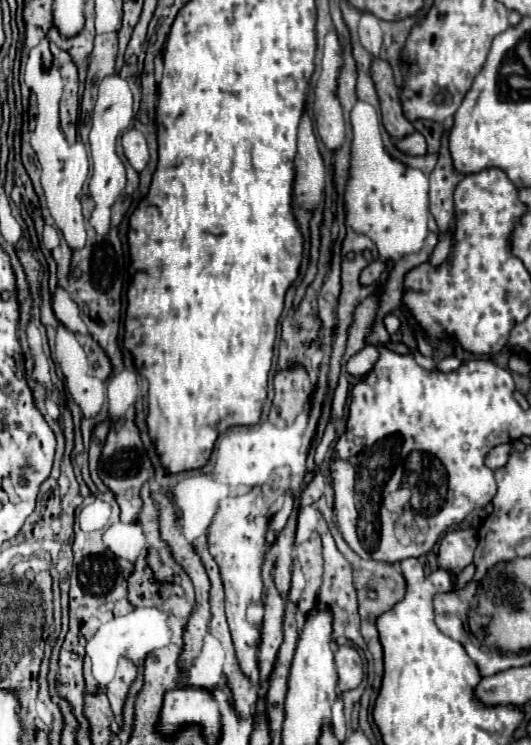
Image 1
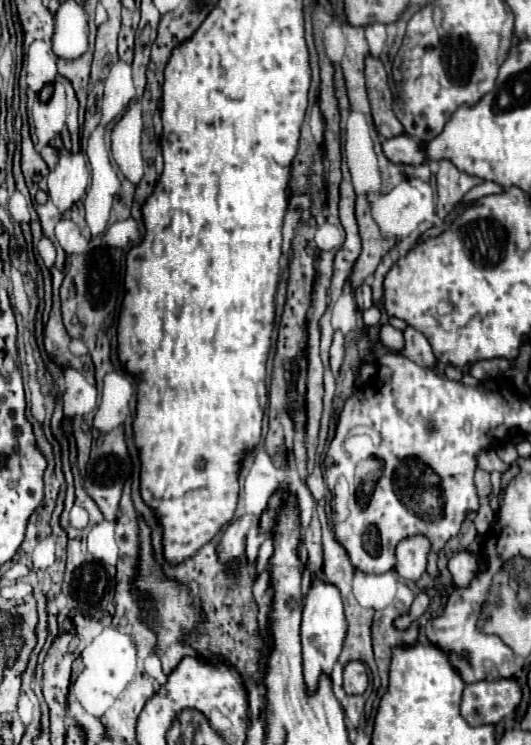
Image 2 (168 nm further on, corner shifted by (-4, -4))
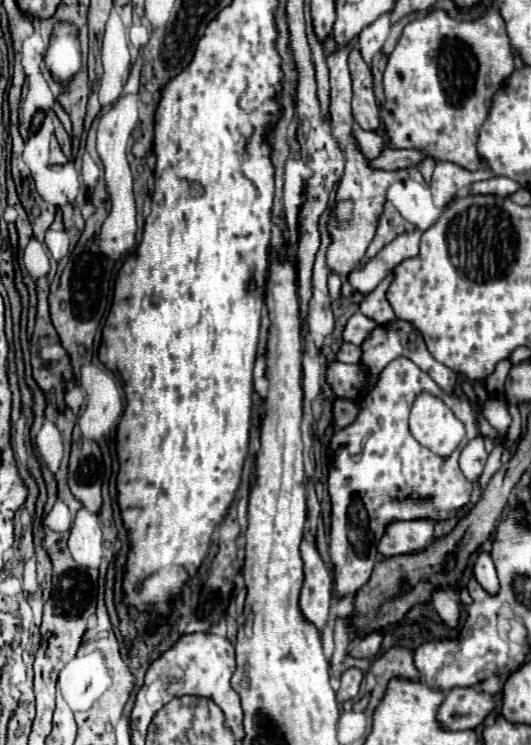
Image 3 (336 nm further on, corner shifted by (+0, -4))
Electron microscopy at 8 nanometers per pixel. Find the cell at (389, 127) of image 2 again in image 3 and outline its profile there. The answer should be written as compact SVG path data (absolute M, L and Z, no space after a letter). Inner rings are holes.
M354 48L348 58L354 98L352 98L352 112L354 120L360 124L362 130L378 130L380 128L380 106L374 96L372 72L370 66L362 60L362 54Z

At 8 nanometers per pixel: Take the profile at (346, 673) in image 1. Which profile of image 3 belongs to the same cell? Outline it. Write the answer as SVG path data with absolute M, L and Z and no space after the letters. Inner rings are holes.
M348 668L348 670L340 676L342 686L340 686L340 690L336 692L338 702L346 702L346 700L354 698L354 696L358 694L358 690L360 690L360 682L362 682L362 678L364 678L362 670L358 670L358 668Z

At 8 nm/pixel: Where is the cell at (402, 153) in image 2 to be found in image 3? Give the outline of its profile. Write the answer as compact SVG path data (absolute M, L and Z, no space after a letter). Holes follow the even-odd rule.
M354 124L354 136L358 138L358 144L360 144L364 156L368 156L370 160L378 158L382 154L382 150L388 148L388 138L384 134L380 134L380 132L366 132L358 124Z

